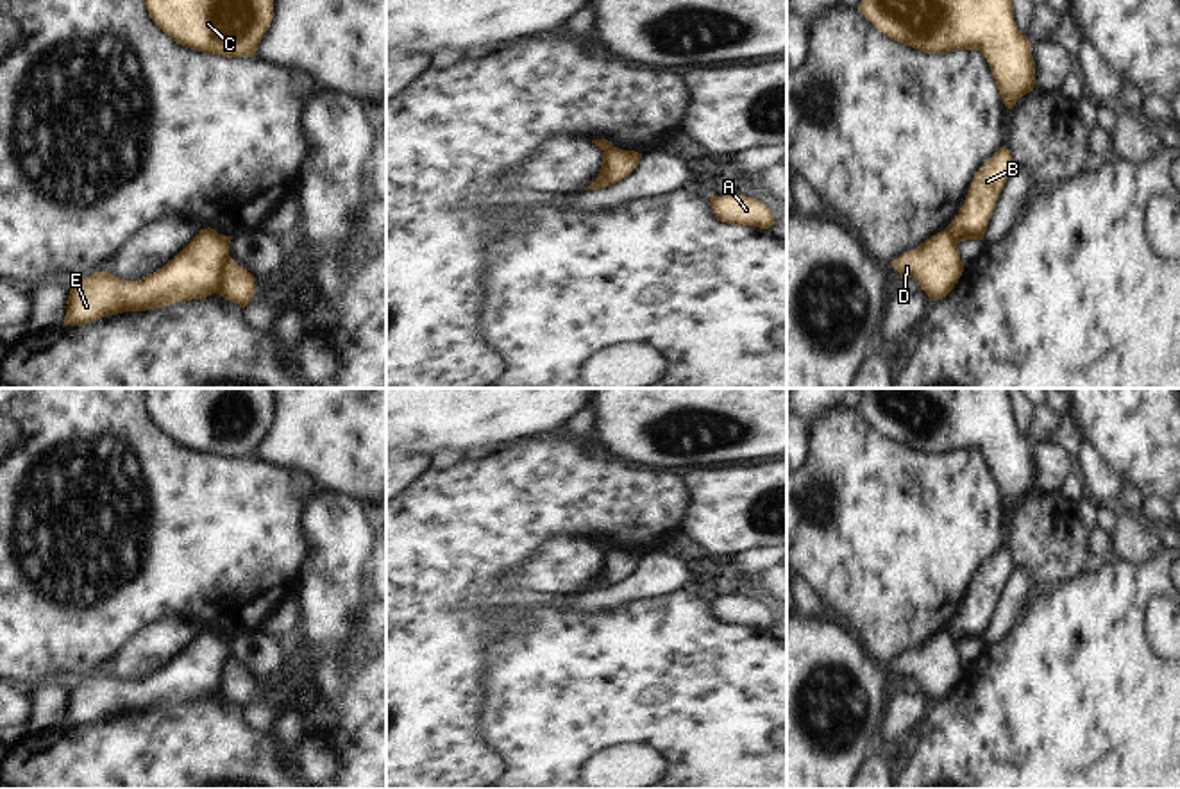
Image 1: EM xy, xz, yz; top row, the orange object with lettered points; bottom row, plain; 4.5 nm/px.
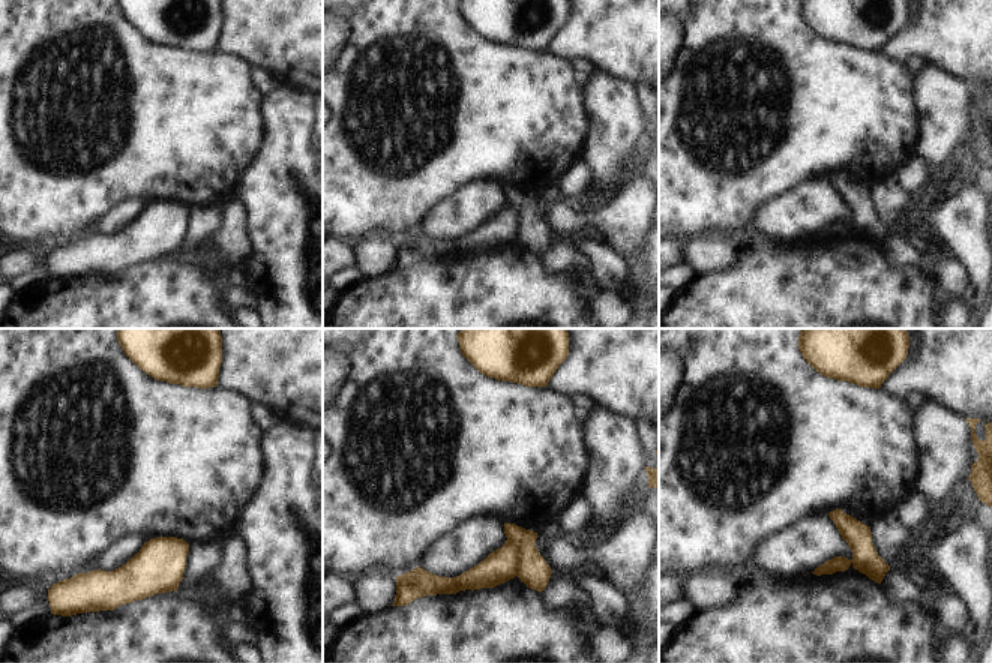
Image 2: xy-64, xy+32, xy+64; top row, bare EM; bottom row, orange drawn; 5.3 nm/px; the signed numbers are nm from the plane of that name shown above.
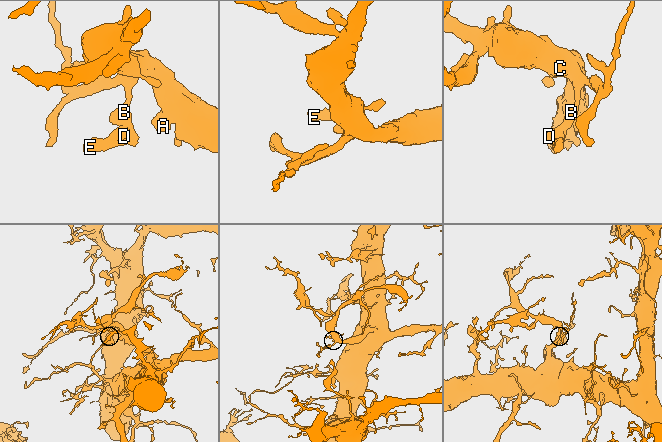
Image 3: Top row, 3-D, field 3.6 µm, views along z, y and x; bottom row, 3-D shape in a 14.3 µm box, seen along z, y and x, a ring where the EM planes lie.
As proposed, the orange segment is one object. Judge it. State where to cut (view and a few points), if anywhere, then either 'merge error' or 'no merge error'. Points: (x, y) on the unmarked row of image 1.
xy (204, 630), (226, 644), (226, 668), (217, 693) | merge error

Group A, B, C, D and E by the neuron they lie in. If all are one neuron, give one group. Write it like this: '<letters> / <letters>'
A B C / D E

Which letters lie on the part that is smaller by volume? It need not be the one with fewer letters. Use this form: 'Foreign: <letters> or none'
Foreign: D, E

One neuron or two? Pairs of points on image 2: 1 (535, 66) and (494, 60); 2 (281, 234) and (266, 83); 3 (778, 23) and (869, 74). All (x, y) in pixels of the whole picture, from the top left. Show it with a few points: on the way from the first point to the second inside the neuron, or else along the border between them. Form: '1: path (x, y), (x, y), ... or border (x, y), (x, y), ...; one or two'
1: path (524, 66), (505, 63); one
2: border (281, 83), (263, 95); two
3: path (800, 45), (829, 74), (847, 74); one

